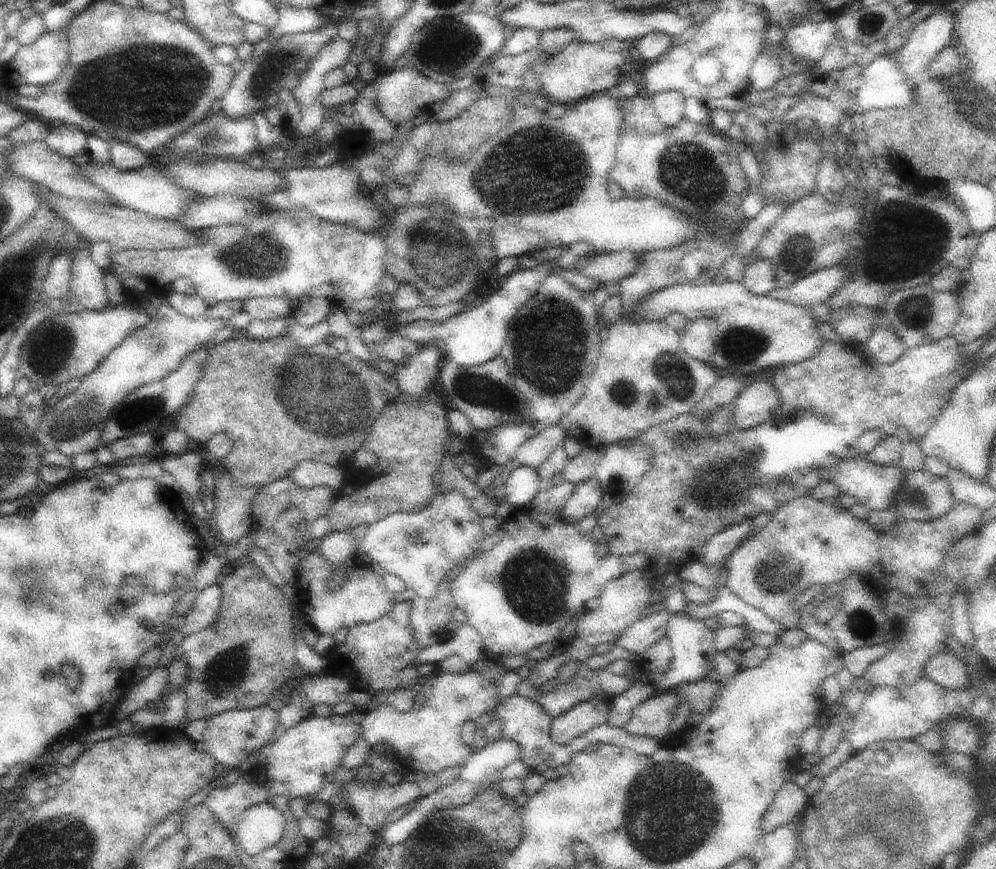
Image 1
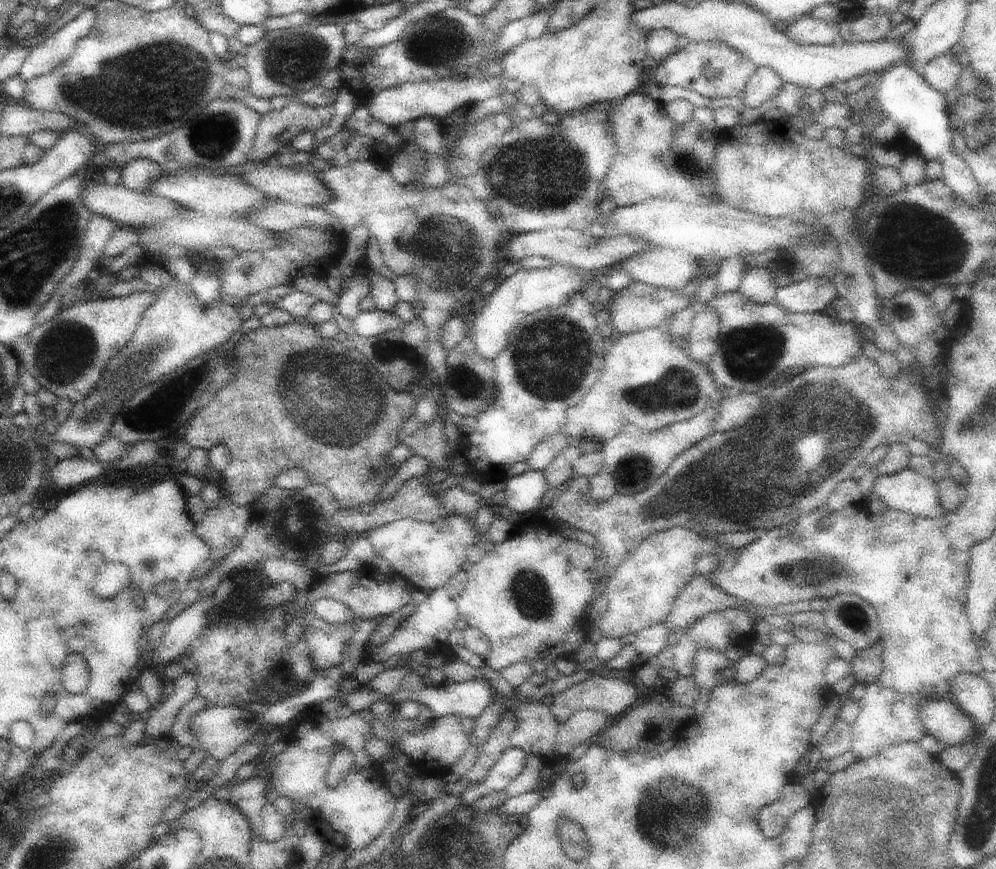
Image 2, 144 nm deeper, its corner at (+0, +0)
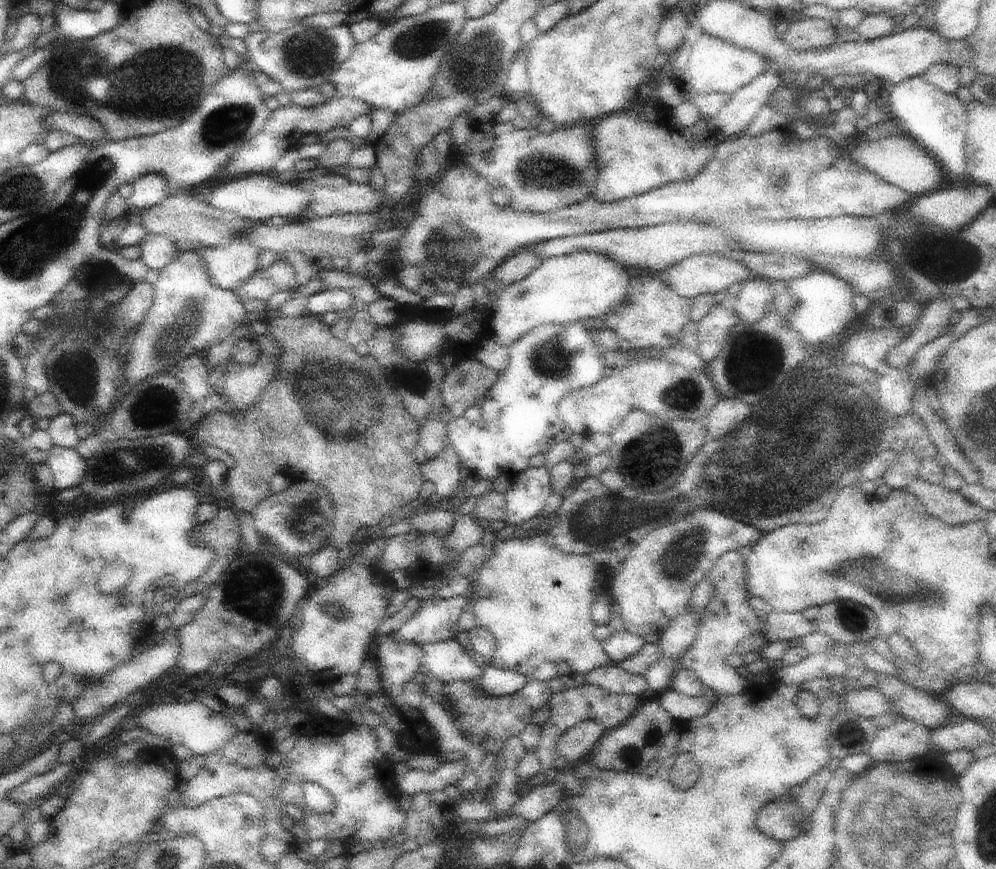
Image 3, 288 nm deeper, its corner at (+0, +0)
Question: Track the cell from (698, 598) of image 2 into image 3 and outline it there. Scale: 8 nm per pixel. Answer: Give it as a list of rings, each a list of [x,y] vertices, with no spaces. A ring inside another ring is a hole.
[[[691,606],[683,616],[677,616],[675,620],[671,620],[671,624],[665,626],[663,632],[659,634],[659,638],[661,638],[659,646],[661,646],[663,658],[671,658],[675,664],[679,664],[679,660],[683,658],[687,648],[693,644],[699,624],[701,624],[701,620],[695,618]]]

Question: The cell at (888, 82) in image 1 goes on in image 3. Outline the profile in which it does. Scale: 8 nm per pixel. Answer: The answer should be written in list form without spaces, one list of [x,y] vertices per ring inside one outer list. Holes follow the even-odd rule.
[[[925,76],[911,78],[899,84],[893,84],[891,90],[891,110],[901,118],[901,128],[909,134],[919,146],[923,146],[947,172],[951,182],[963,180],[967,172],[967,108],[955,96],[935,88],[925,80]]]

